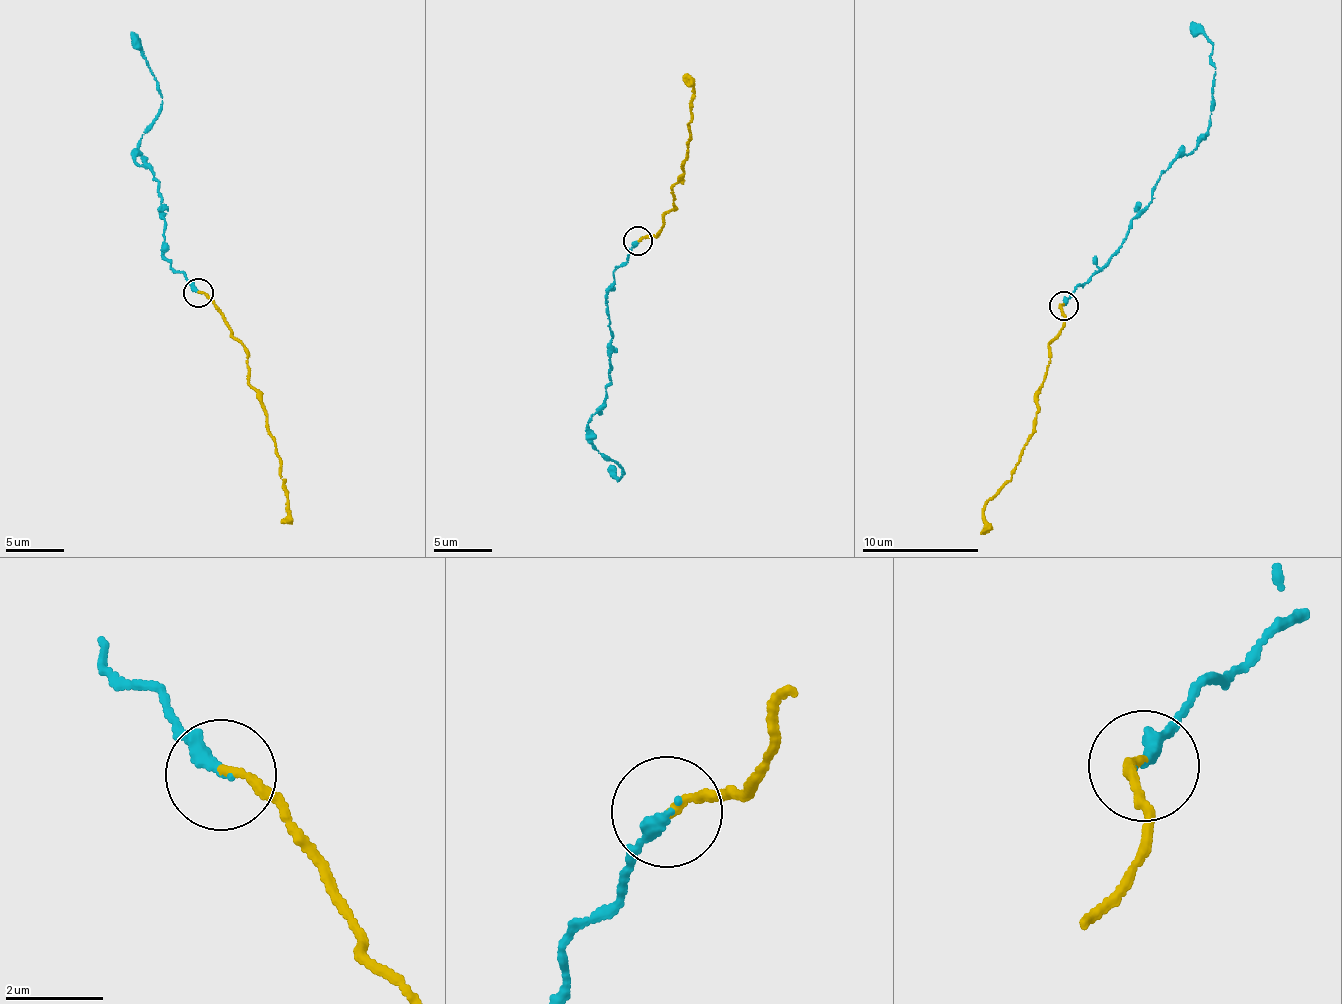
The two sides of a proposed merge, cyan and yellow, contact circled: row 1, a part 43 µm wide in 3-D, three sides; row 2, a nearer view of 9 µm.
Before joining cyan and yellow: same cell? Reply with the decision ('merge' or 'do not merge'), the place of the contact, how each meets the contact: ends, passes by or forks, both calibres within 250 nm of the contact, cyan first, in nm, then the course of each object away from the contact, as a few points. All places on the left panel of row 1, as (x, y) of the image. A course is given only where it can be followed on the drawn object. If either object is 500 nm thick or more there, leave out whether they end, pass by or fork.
merge; place (198, 293); cyan ends; yellow ends; calibres 240 and 170 nm; course cyan (199, 292), (162, 253), (159, 187), (150, 168), (134, 161), (161, 108), (161, 91), (130, 31); course yellow (199, 292), (246, 352), (248, 385), (256, 391), (288, 497), (285, 523)

